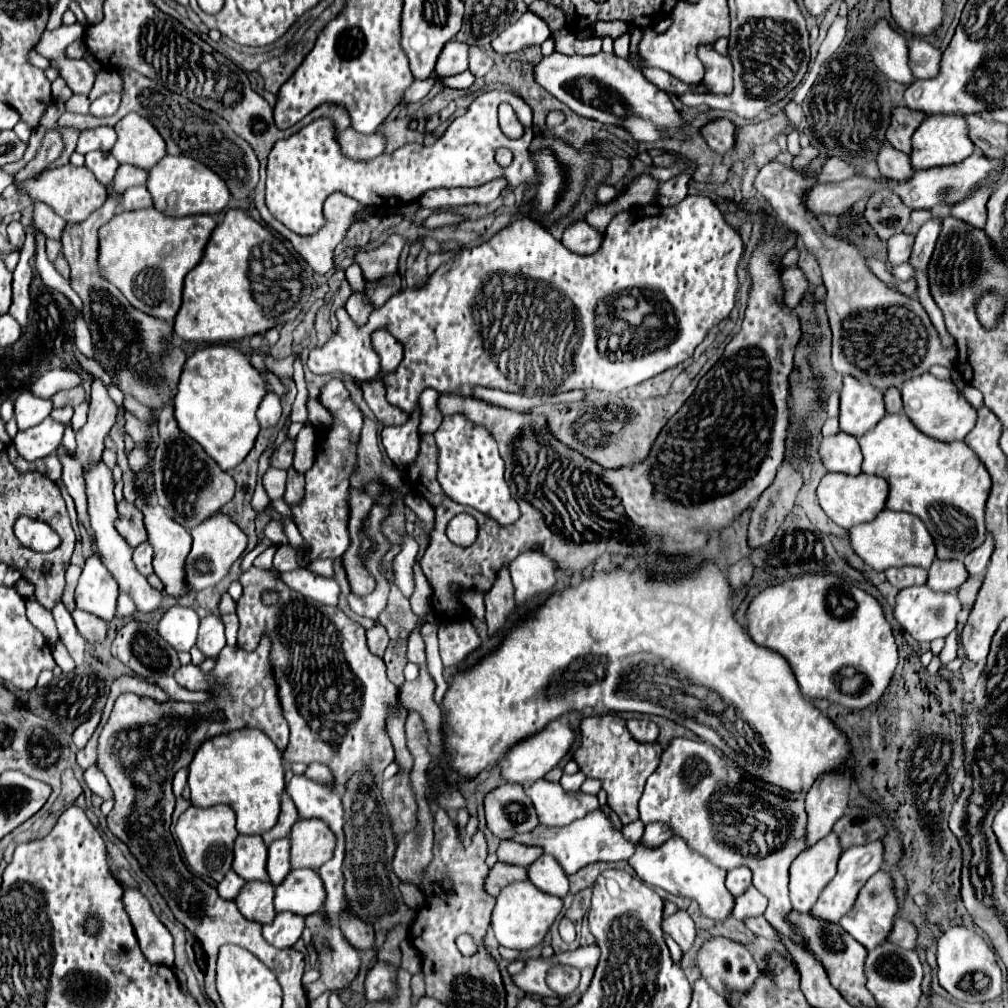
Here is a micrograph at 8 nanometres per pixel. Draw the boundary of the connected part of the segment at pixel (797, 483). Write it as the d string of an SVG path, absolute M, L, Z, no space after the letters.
M784 461L782 467L778 469L774 483L752 507L748 529L750 549L762 547L774 539L778 527L794 507L794 499L800 487L802 487L802 475Z

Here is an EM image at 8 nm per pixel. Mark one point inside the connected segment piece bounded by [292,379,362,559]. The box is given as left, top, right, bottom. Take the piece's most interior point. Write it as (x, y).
(322, 518)

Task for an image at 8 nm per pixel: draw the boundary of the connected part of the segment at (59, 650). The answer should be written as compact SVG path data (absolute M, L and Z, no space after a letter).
M58 639L56 643L52 643L52 655L54 655L54 659L56 659L56 665L60 665L64 673L68 673L68 671L72 671L72 669L76 667L76 665L74 665L74 659L70 657L68 649L64 647L64 643L62 643L60 639Z

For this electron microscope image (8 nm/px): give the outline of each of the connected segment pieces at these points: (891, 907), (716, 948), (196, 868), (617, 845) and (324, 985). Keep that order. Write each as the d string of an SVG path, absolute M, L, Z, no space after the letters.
M878 871L860 891L852 911L848 911L840 925L858 941L862 943L868 951L872 951L874 947L878 947L892 931L892 925L894 925L894 915L898 911L898 901L896 901L896 895L894 895L894 881L892 881L892 875L886 873L886 871Z
M726 937L710 939L702 945L696 965L706 975L708 983L728 999L728 987L734 991L748 991L758 977L758 965L742 943Z
M214 805L208 809L188 807L178 823L176 823L176 837L180 843L180 849L184 853L184 859L188 863L188 869L198 877L208 877L216 883L224 879L224 875L232 869L232 849L234 839L238 837L236 831L236 815L228 805Z
M602 809L592 811L584 819L578 819L574 823L566 825L566 827L538 825L534 831L530 831L526 835L514 835L514 841L524 845L540 845L540 847L544 847L546 853L554 855L558 859L558 863L564 867L564 871L568 875L574 875L576 871L580 871L582 867L586 867L590 863L624 861L634 853L634 843L624 839L622 831L614 827L610 817Z
M314 913L314 915L306 917L306 927L312 931L312 941L318 951L318 963L320 963L320 979L304 987L306 995L312 997L312 1001L314 1001L328 989L348 989L360 969L358 951L352 949L350 943L344 941L344 935L338 927L326 927L326 923L322 923L322 913Z

